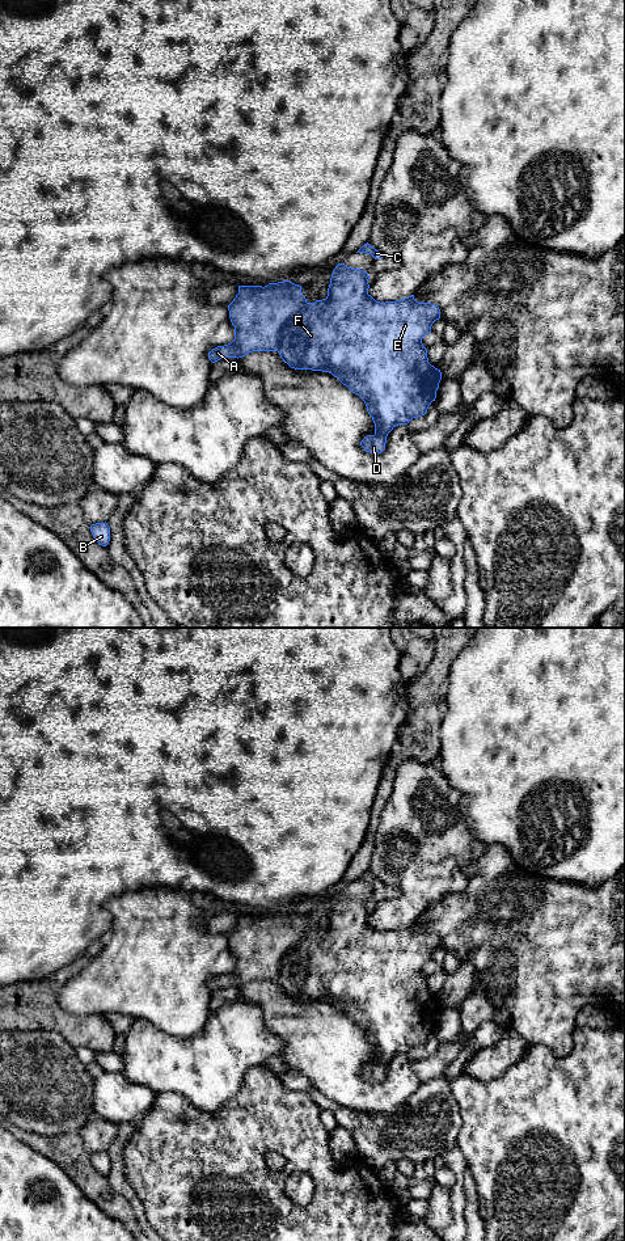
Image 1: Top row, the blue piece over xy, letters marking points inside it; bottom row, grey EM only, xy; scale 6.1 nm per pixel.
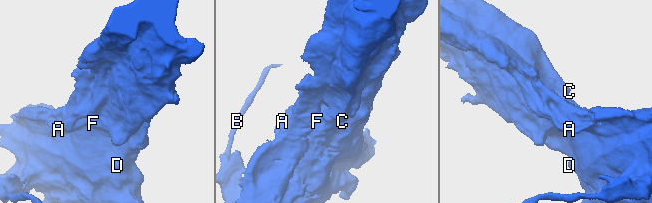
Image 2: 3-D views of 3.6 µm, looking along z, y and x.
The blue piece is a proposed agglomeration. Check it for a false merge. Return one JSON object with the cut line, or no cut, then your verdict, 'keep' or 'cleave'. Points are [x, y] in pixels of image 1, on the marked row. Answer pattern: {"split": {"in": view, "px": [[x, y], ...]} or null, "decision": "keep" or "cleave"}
{"split": {"in": "xy", "px": [[307, 303], [286, 328], [275, 350]]}, "decision": "cleave"}

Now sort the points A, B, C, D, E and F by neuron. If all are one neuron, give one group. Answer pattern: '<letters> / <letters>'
A / B C D E F

